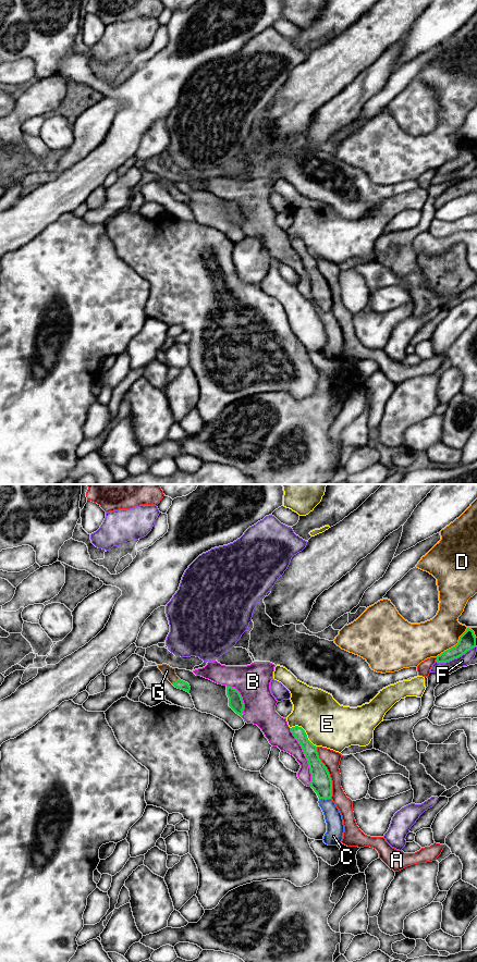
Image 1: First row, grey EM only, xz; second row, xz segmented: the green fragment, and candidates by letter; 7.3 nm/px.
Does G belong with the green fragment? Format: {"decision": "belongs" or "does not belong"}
{"decision": "belongs"}

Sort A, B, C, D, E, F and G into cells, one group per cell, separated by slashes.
A / B C / D / E / F / G

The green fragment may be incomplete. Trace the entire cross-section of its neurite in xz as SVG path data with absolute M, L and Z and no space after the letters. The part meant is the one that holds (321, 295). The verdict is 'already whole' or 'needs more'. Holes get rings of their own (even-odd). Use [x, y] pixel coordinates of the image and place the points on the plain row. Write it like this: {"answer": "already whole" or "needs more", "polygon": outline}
{"answer": "already whole", "polygon": "M292 239L291 245L301 257L308 273L311 286L310 299L317 306L319 311L331 311L332 293L327 280L319 271L317 259L308 252L307 247L302 239Z"}

